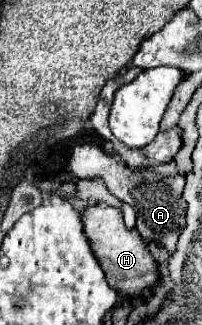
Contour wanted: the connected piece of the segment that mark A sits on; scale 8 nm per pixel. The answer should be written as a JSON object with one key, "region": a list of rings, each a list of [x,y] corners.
{"region":[[[96,144],[76,146],[70,154],[68,170],[76,178],[88,178],[88,180],[102,178],[112,194],[116,194],[120,200],[128,202],[134,208],[136,218],[138,218],[136,228],[138,228],[140,236],[146,242],[160,244],[162,248],[166,248],[168,254],[174,254],[180,230],[184,230],[184,208],[186,208],[186,202],[182,200],[184,176],[168,178],[168,176],[156,174],[146,168],[132,170],[122,160],[116,160],[114,156],[102,152],[102,148],[98,148]]]}

